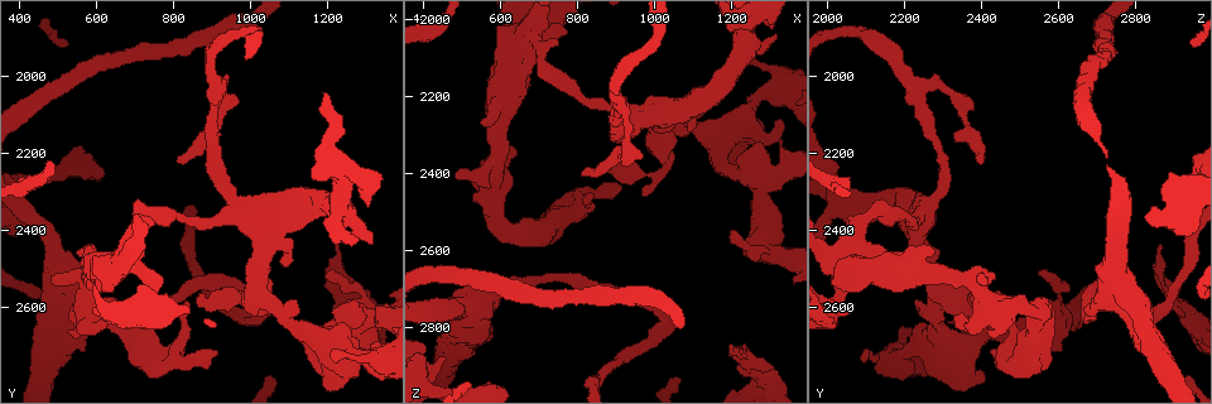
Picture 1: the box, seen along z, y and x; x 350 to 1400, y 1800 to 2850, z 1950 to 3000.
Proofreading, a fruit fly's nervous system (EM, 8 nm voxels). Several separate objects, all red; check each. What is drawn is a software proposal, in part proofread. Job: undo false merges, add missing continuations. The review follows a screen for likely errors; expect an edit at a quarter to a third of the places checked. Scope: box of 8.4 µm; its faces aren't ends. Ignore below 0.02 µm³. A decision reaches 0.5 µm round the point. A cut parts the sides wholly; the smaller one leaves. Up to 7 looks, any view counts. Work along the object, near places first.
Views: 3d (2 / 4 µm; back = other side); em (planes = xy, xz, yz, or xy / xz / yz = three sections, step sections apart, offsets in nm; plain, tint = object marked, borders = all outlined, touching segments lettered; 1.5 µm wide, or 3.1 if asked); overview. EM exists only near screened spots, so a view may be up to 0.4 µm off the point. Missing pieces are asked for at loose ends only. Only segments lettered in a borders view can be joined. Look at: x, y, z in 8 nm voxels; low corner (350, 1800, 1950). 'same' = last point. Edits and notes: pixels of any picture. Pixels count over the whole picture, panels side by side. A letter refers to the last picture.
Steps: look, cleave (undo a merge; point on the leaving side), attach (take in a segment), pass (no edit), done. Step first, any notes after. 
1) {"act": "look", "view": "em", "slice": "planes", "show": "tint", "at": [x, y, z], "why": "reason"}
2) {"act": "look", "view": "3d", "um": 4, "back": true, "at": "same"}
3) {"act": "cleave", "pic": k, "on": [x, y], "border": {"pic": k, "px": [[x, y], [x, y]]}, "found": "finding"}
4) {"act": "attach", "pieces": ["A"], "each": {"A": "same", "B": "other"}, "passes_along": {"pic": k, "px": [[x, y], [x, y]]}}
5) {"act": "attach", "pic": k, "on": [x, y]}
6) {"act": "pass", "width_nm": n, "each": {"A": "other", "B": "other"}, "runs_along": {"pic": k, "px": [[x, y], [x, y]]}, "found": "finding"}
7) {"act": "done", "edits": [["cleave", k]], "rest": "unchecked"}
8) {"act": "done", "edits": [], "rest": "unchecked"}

{"act": "look", "view": "em", "slice": "planes", "show": "borders", "at": [915, 2120, 2365], "why": "a narrow waist"}

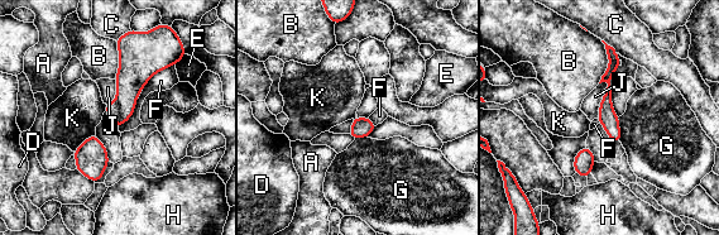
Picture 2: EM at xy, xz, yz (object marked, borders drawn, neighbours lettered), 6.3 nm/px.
{"act": "pass", "each": {"A": "other", "B": "other", "C": "other", "D": "other", "E": "other", "F": "other", "G": "other", "H": "other", "J": "other", "K": "other"}, "border": {"pic": 2, "px": [[618, 116], [621, 142]]}, "found": "all the same neuron"}

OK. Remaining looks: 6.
{"act": "look", "view": "3d", "um": 2, "at": [1200, 2775, 2405], "why": "an open end"}

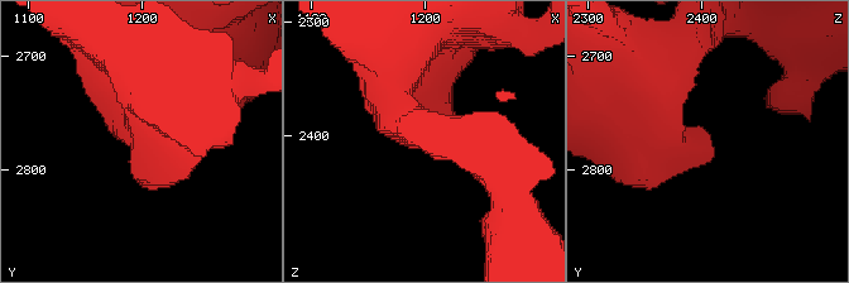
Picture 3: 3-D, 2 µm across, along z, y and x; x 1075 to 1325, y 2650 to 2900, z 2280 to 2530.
{"act": "look", "view": "em", "slice": "yz", "step": 8, "show": "tint", "at": [1200, 2778, 2406], "why": "shape alone is not enough"}

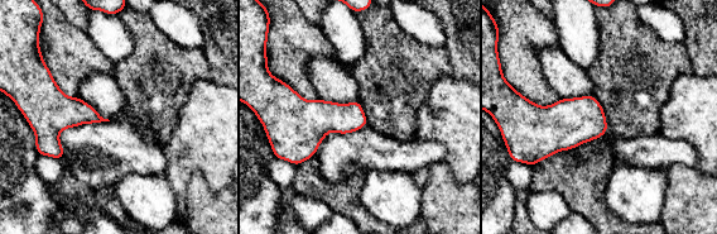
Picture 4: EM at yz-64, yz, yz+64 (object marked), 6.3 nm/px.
{"act": "look", "view": "em", "slice": "yz", "step": 8, "show": "borders", "at": "same"}

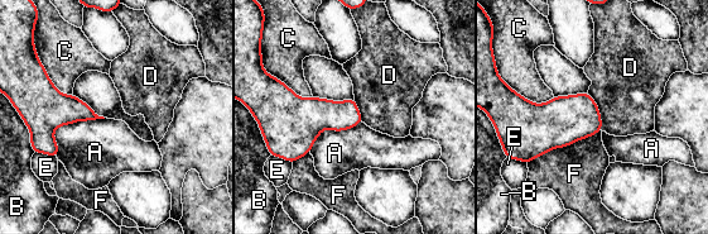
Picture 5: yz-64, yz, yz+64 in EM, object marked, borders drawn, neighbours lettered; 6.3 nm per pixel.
{"act": "pass", "each": {"A": "other", "B": "other", "C": "other", "D": "other", "E": "other", "F": "other"}, "border": {"pic": 5, "px": [[105, 118], [59, 125], [56, 157]]}, "found": "none of them fits"}

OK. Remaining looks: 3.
{"act": "look", "view": "3d", "um": 4, "at": [1220, 2440, 2865], "why": "branch stops here"}

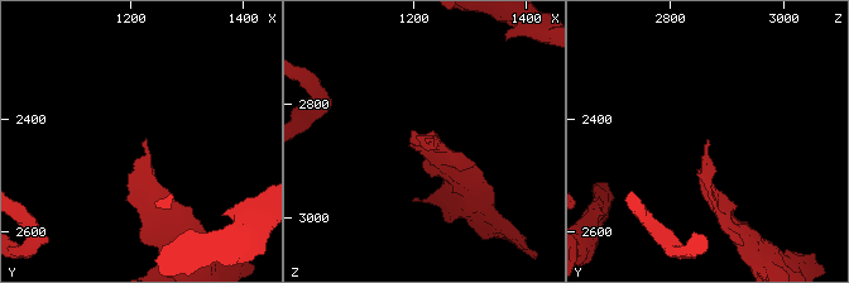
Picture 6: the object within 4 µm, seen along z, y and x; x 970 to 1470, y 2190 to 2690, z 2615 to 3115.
{"act": "look", "view": "em", "slice": "planes", "show": "plain", "at": [1220, 2440, 2870]}

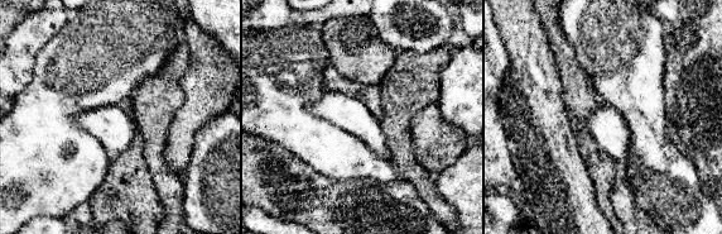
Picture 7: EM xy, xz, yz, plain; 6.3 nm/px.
{"act": "look", "view": "em", "slice": "planes", "show": "borders", "at": "same", "why": "what lies round it"}

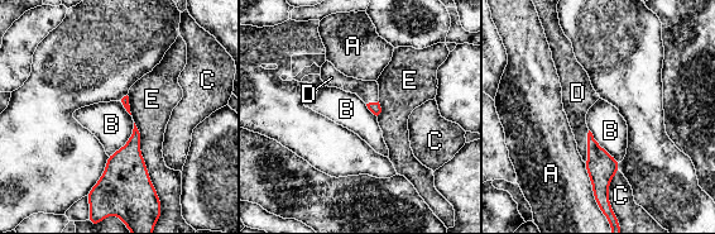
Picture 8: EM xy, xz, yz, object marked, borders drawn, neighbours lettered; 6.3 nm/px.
{"act": "attach", "pieces": ["D"], "each": {"A": "other", "B": "other", "C": "other", "D": "same", "E": "other"}, "passes_along": {"pic": 8, "px": [[601, 167], [588, 147], [576, 110]]}, "found": "the neuron continues"}

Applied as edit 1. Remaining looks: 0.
{"act": "done", "edits": [["attach", 8]], "rest": "unchecked"}

